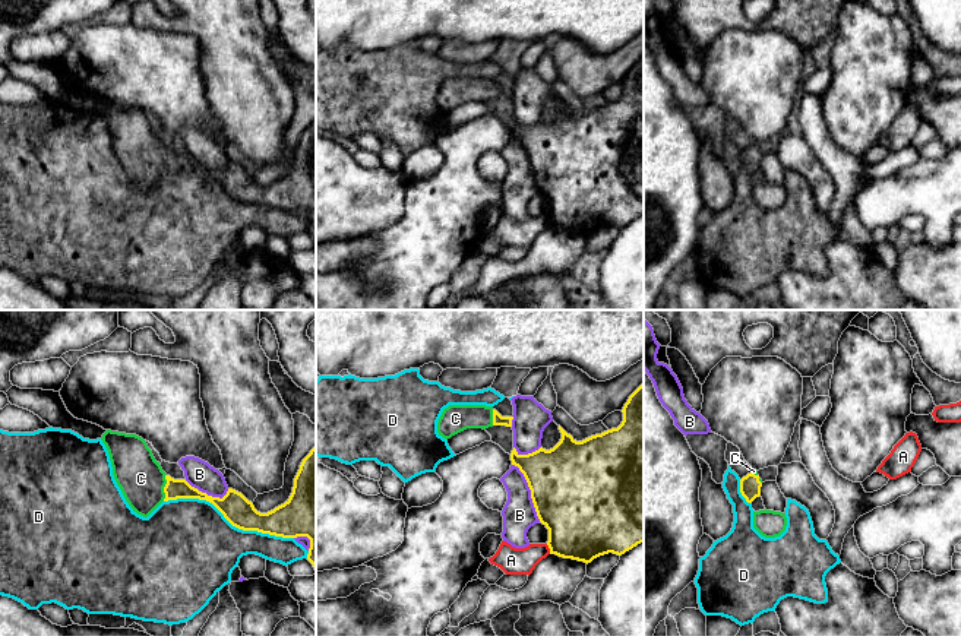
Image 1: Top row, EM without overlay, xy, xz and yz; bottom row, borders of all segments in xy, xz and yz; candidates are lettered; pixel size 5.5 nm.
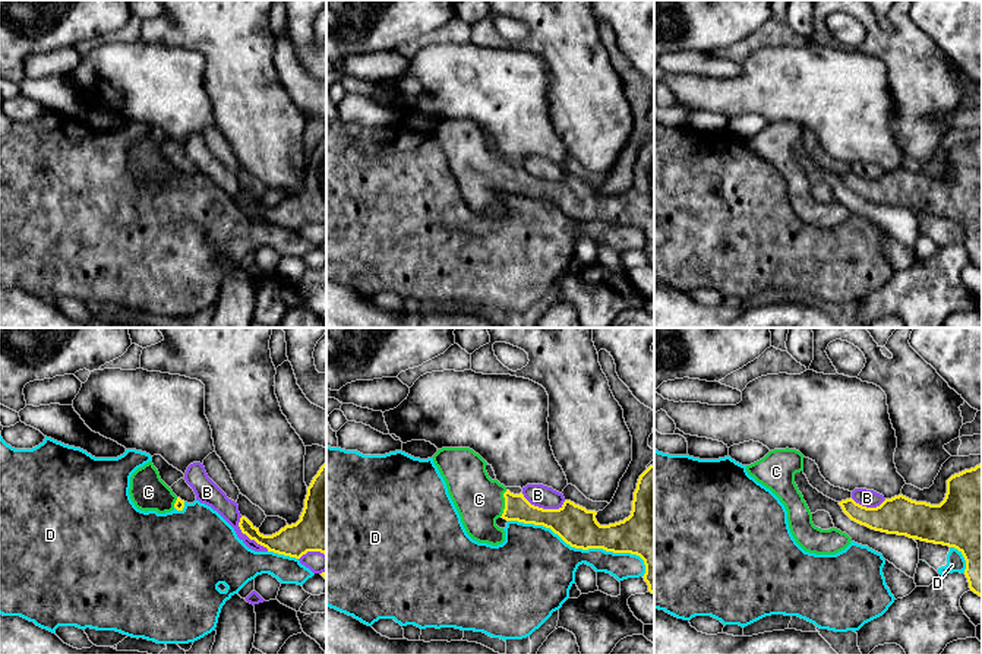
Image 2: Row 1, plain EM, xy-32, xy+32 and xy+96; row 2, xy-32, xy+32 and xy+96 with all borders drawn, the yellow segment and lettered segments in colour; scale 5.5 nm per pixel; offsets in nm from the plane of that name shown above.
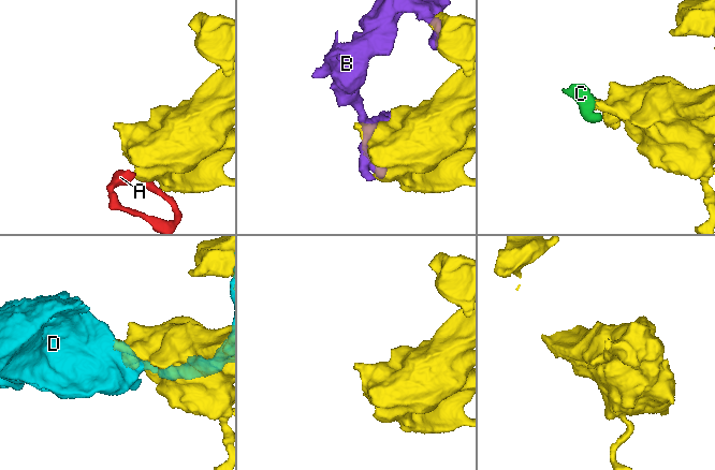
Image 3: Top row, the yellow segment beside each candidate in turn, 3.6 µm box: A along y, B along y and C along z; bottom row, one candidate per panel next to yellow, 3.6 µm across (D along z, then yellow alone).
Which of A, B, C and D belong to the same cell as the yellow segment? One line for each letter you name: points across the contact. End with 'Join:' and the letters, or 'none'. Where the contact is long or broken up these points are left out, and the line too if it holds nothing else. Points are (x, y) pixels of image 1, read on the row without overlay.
C: Path across: xy (174, 161), (164, 160), (148, 158), (141, 151)
Join: C

